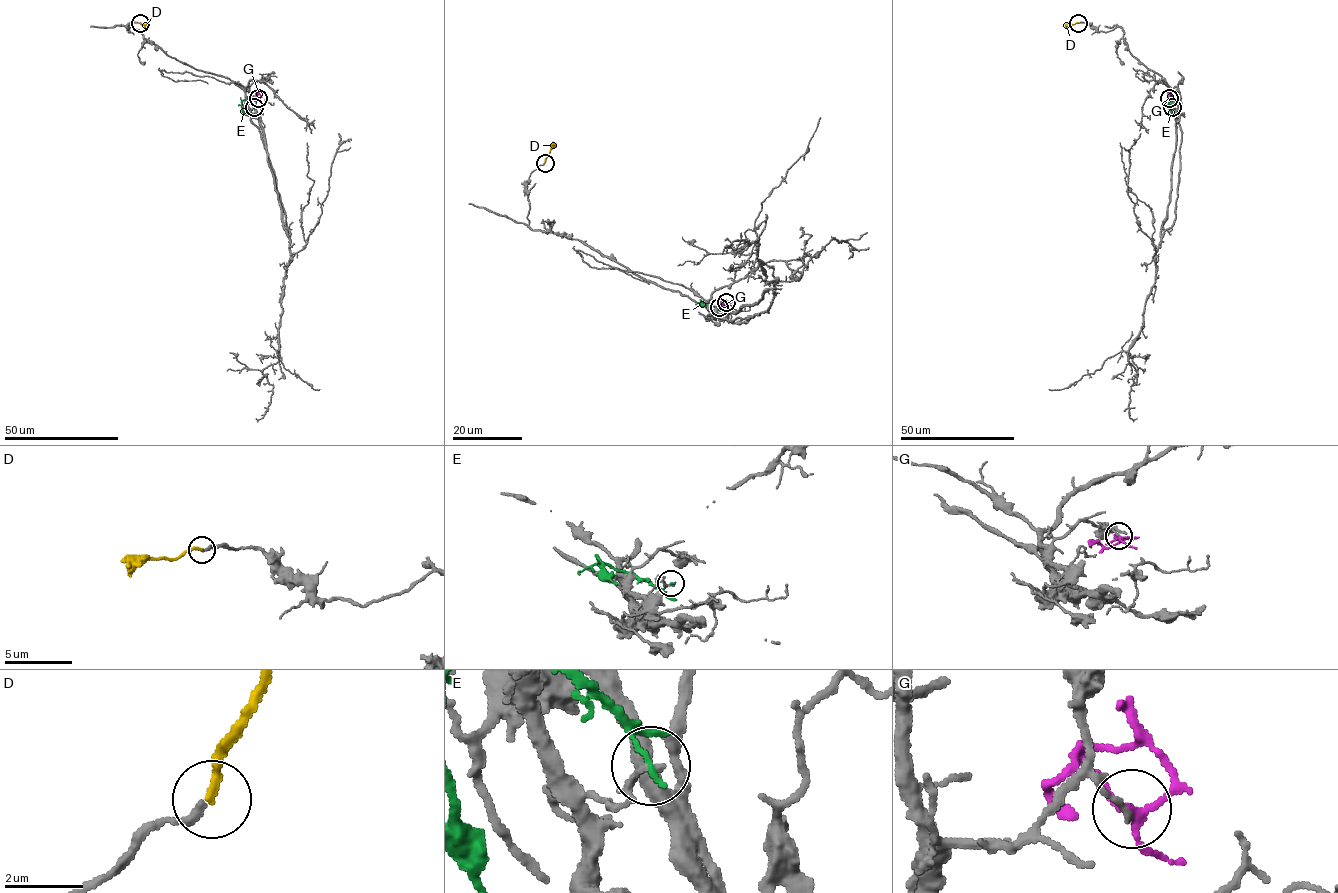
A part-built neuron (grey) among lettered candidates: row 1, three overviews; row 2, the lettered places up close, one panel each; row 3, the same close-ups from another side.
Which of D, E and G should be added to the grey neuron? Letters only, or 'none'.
D

